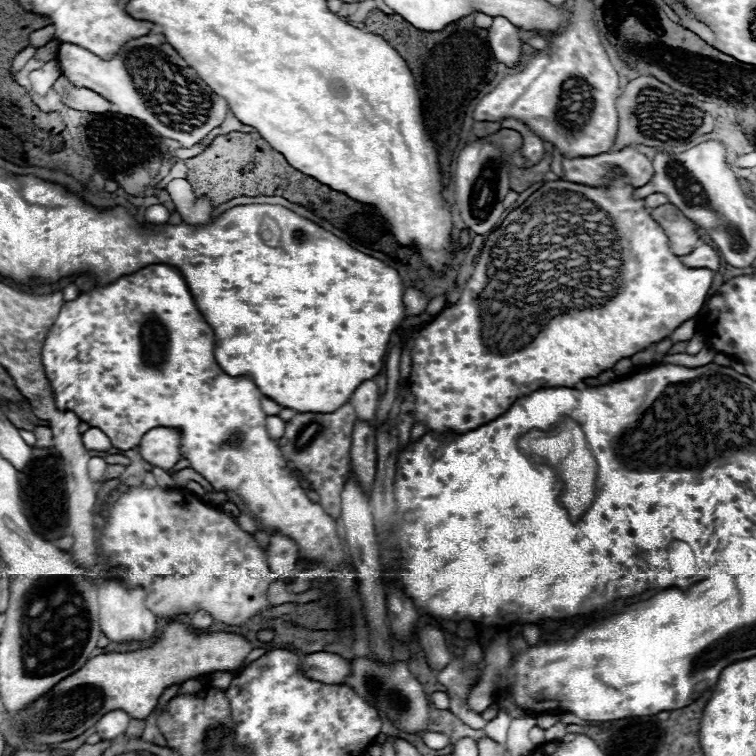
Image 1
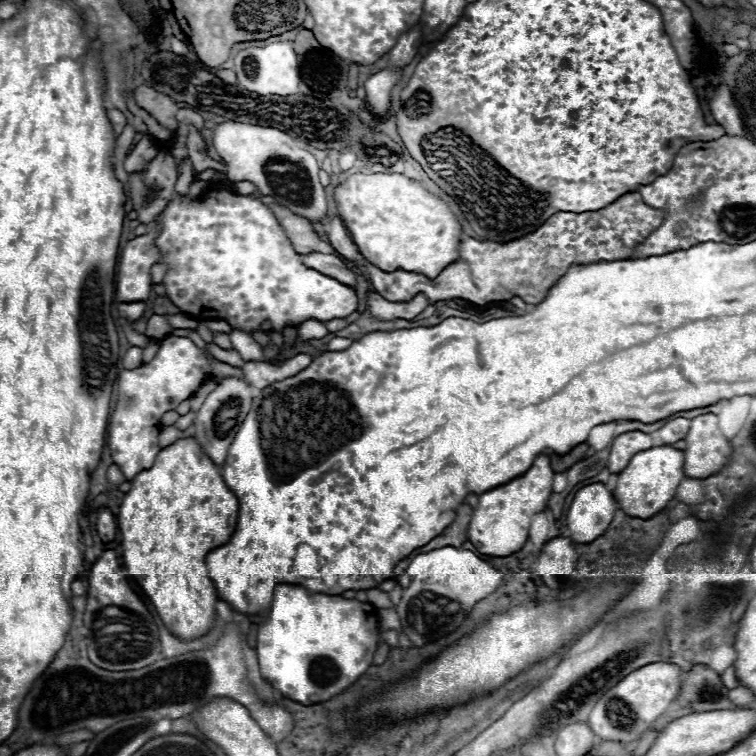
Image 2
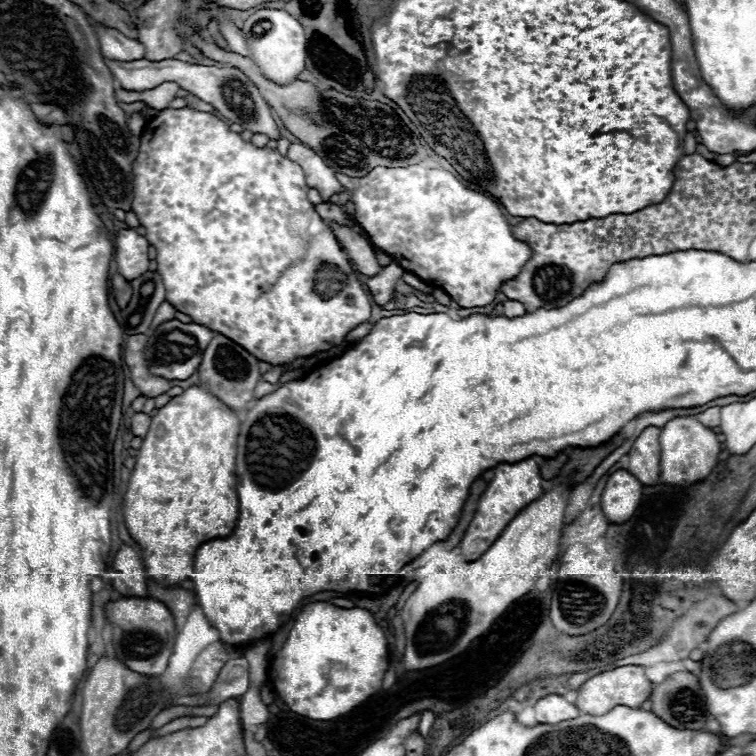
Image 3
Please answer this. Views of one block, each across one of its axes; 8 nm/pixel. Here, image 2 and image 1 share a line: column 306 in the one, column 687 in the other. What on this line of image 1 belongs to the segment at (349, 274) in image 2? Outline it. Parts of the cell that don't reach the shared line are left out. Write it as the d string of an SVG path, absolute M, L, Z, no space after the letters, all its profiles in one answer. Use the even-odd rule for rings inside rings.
M706 244L700 246L700 248L696 248L696 250L692 250L692 252L686 254L686 256L680 256L680 260L682 260L686 266L690 266L690 268L718 270L718 266L720 266L720 258L718 258L716 250L710 248L710 246L706 246Z

